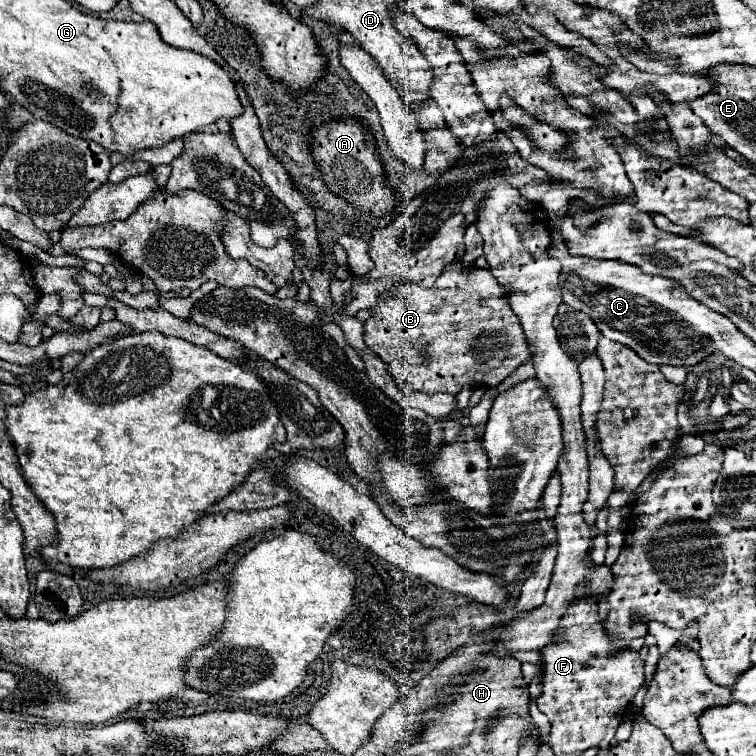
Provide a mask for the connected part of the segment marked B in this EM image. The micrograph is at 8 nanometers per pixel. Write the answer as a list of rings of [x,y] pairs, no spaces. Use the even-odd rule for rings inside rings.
[[[451,264],[431,288],[399,286],[397,290],[383,292],[379,296],[375,310],[371,310],[371,320],[365,322],[363,340],[387,364],[387,372],[395,378],[395,382],[407,382],[415,392],[457,394],[457,390],[461,390],[465,384],[497,386],[517,366],[521,366],[525,360],[531,358],[531,350],[527,350],[527,340],[523,338],[523,328],[519,326],[519,318],[511,314],[511,306],[506,301],[510,291],[499,286],[487,269],[469,268],[465,264]],[[497,338],[503,340],[501,342],[503,346],[497,350],[499,354],[495,354],[495,348],[491,348],[489,344],[487,348],[483,344],[485,340],[497,340]],[[411,346],[419,350],[417,356],[411,356]]]

